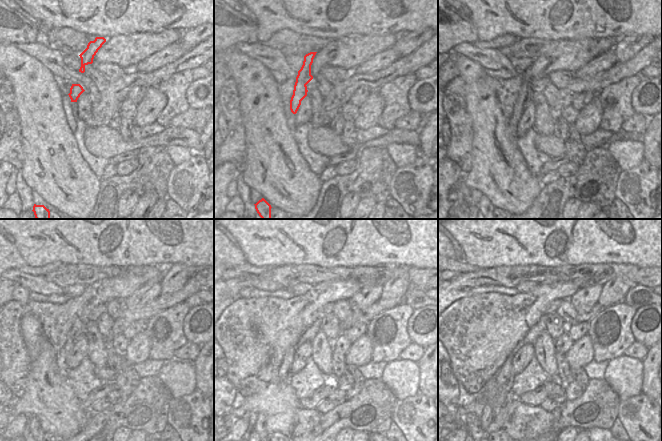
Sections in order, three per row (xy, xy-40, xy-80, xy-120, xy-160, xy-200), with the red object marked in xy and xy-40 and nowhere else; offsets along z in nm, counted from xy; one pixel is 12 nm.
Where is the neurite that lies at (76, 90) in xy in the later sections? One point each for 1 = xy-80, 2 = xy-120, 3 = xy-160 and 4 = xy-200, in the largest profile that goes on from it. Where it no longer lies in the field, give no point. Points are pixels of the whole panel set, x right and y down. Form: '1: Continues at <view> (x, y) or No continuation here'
1: Continues at xy-80 (525, 96)
2: Continues at xy-120 (78, 328)
3: Continues at xy-160 (284, 371)
4: Continues at xy-200 (504, 381)

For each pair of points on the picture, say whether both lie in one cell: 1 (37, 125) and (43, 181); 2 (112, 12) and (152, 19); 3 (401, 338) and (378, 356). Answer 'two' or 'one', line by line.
1: one
2: one
3: one

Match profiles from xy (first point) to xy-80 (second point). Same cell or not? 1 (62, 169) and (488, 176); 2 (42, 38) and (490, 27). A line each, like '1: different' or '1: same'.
1: same
2: same

